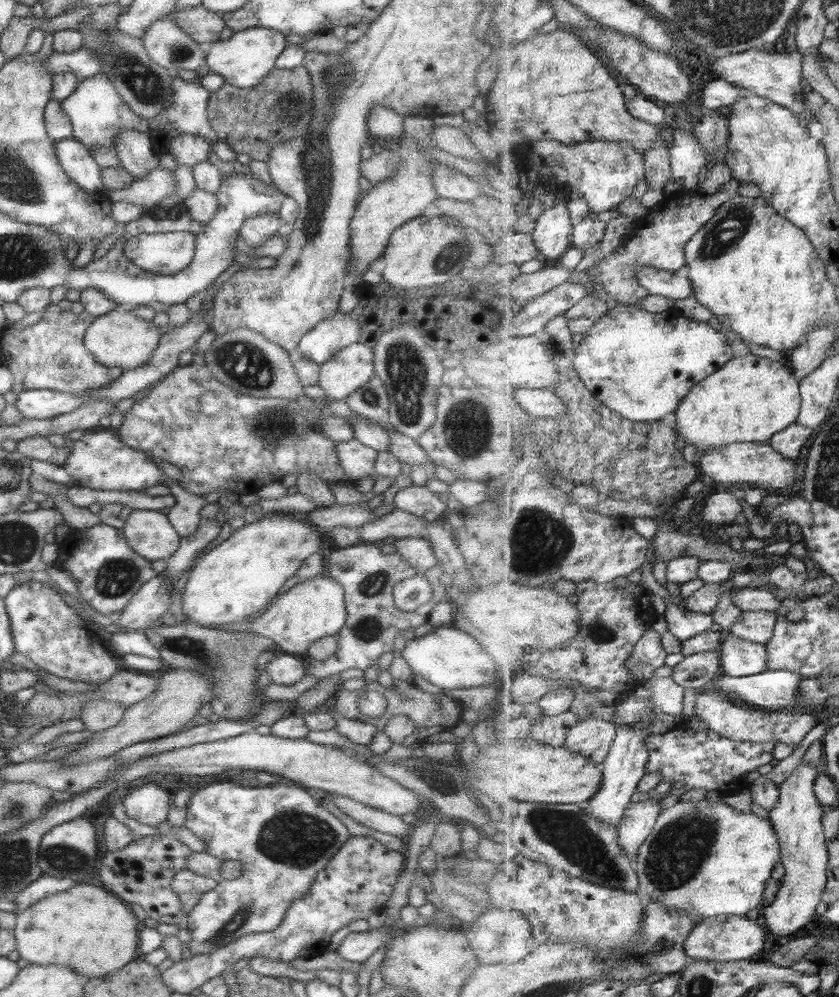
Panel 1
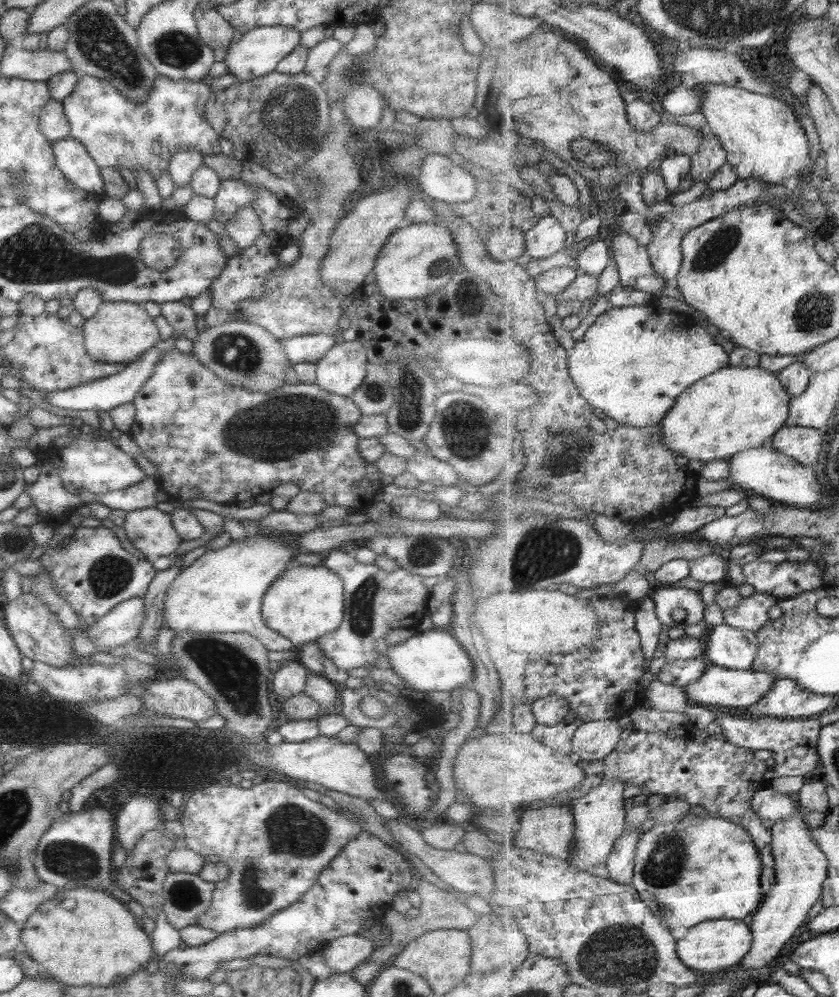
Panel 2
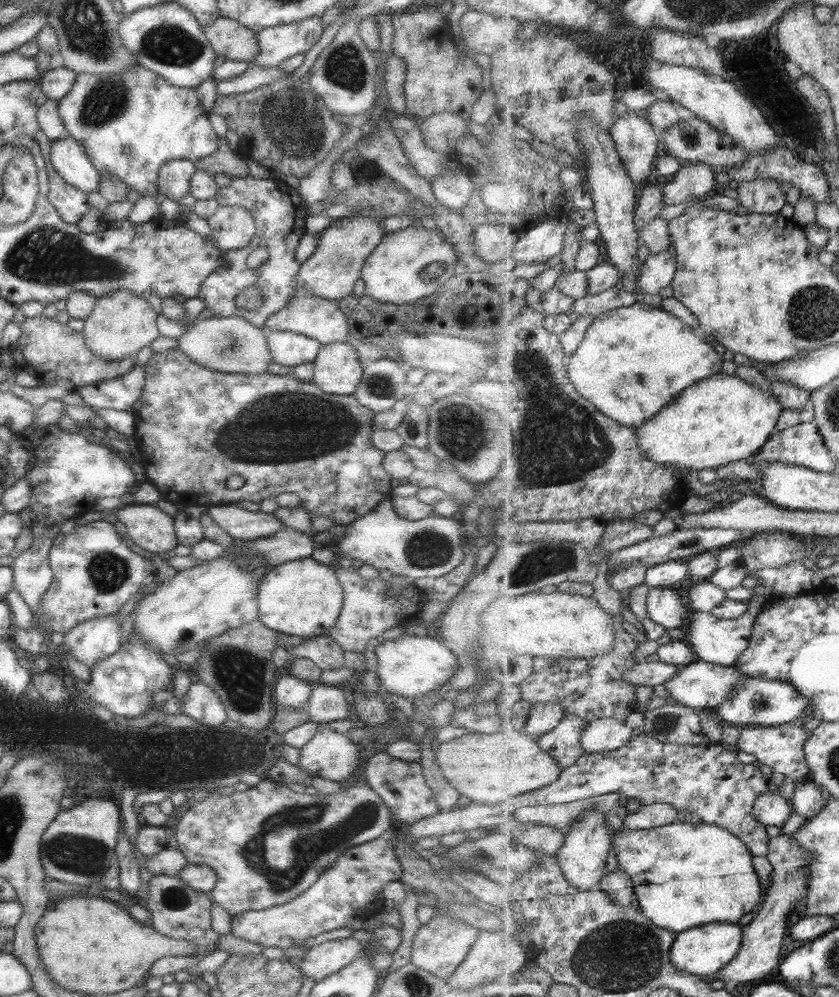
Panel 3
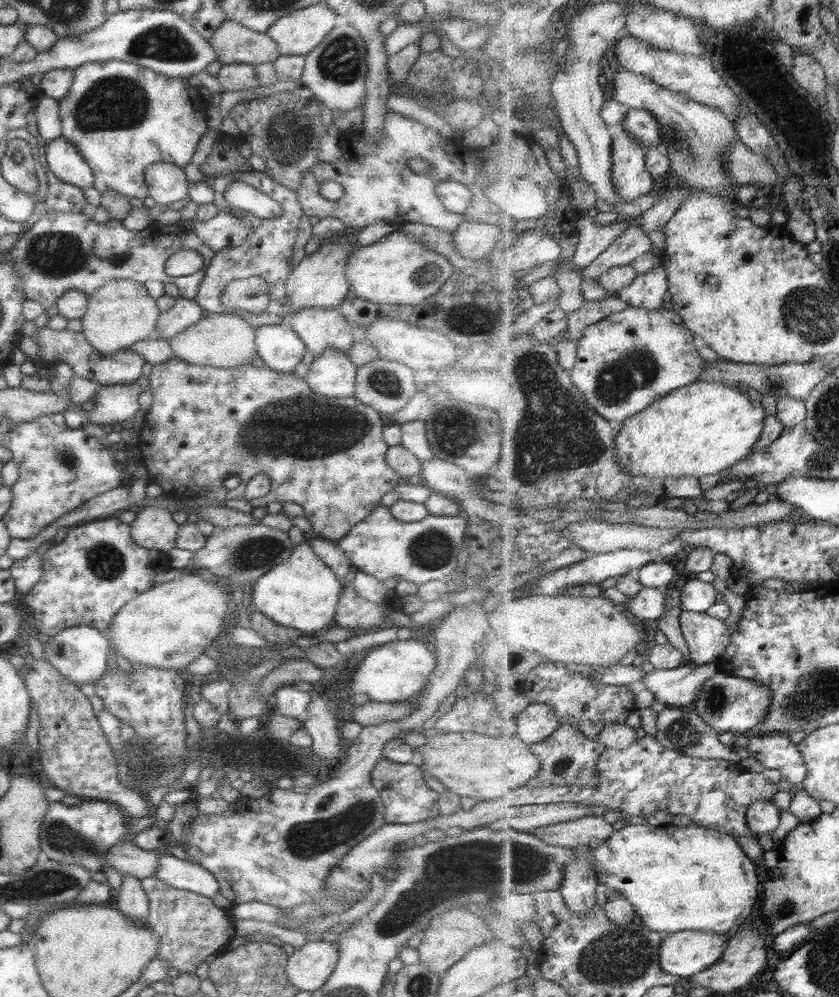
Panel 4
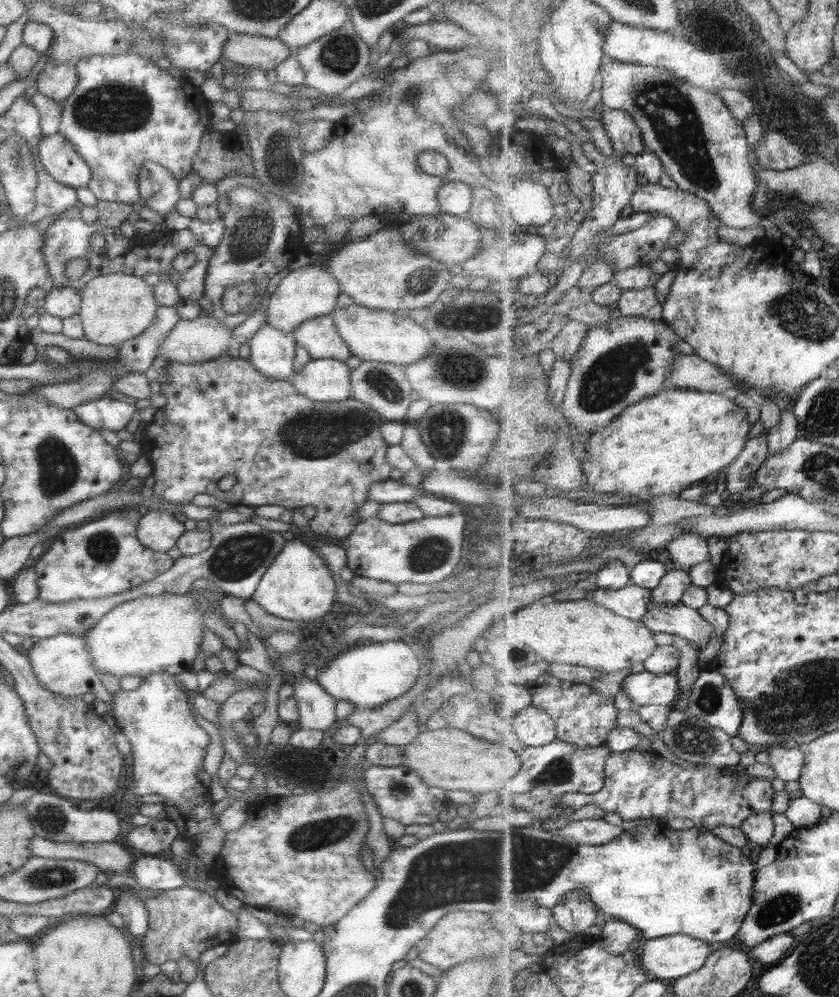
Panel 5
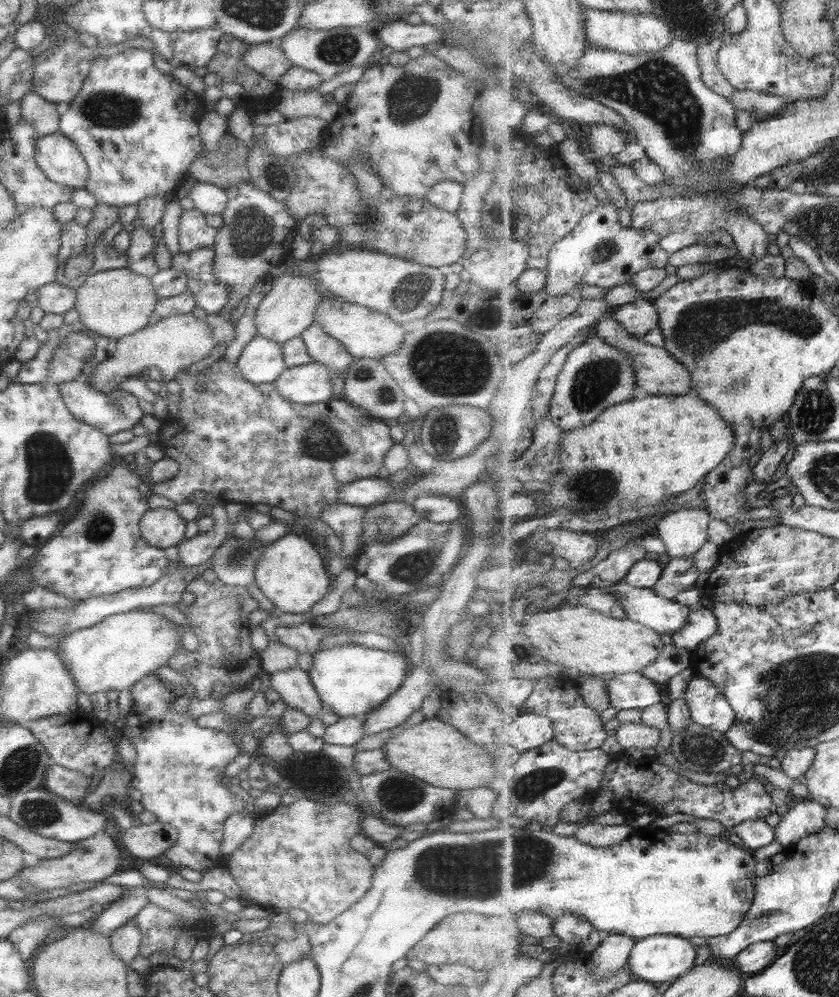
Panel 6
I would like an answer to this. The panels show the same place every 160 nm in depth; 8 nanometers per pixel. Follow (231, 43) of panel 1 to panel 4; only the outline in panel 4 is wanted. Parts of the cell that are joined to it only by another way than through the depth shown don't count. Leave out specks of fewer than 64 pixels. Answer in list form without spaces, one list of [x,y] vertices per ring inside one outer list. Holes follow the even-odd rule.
[[[322,1],[279,18],[264,34],[276,44],[279,56],[305,56],[318,46],[338,22],[338,17]]]

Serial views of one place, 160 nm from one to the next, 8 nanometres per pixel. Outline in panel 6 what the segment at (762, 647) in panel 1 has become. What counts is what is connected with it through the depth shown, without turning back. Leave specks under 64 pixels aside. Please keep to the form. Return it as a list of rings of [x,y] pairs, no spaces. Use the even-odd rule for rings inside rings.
[[[620,580],[608,586],[608,590],[625,609],[630,620],[651,627],[661,634],[672,635],[689,622],[691,610],[687,606],[679,604],[676,599],[658,595],[654,589],[633,586]]]

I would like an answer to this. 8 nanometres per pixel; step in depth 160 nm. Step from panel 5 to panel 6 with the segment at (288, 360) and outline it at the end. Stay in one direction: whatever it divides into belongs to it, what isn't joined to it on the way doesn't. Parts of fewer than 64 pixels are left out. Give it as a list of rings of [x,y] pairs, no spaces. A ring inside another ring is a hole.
[[[257,335],[241,348],[235,364],[243,380],[253,385],[272,383],[286,367],[280,344]]]

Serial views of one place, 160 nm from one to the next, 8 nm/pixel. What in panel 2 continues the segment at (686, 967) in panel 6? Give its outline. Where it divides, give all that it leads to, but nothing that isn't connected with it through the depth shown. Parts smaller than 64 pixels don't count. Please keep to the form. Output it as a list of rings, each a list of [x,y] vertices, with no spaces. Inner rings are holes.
[[[711,920],[688,929],[687,934],[677,941],[679,958],[697,973],[717,974],[729,966],[742,963],[751,952],[754,933],[749,924],[742,920]]]

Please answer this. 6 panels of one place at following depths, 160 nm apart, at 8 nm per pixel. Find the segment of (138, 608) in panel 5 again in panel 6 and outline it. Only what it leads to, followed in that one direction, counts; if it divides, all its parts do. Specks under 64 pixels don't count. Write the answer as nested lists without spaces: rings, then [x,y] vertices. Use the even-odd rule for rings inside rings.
[[[134,609],[103,618],[99,623],[77,629],[59,639],[60,658],[73,679],[77,692],[93,694],[128,690],[175,654],[179,646],[176,625],[152,611]]]

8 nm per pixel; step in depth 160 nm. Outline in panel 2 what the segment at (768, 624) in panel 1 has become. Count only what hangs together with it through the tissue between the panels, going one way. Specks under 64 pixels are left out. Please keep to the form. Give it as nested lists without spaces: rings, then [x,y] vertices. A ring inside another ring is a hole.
[[[757,593],[741,599],[739,606],[725,610],[725,623],[741,630],[757,632],[770,621],[769,612],[779,604],[779,599],[772,594]]]

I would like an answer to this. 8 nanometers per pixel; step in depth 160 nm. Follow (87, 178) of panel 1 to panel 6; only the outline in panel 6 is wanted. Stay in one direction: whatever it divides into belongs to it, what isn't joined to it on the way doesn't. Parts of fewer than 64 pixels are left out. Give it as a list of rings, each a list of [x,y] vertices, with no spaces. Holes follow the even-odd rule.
[[[58,131],[35,140],[34,161],[45,178],[60,187],[83,188],[87,176],[85,161],[75,144]]]

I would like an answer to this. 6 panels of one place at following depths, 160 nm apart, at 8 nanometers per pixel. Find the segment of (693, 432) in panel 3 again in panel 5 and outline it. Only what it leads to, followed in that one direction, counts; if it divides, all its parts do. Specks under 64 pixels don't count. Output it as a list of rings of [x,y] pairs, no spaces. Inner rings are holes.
[[[666,388],[628,406],[610,425],[594,431],[586,446],[586,453],[581,458],[587,476],[584,489],[588,490],[589,498],[596,492],[611,493],[630,503],[657,496],[679,495],[713,472],[719,473],[735,462],[749,440],[749,430],[753,424],[747,420],[745,408],[720,393]]]

